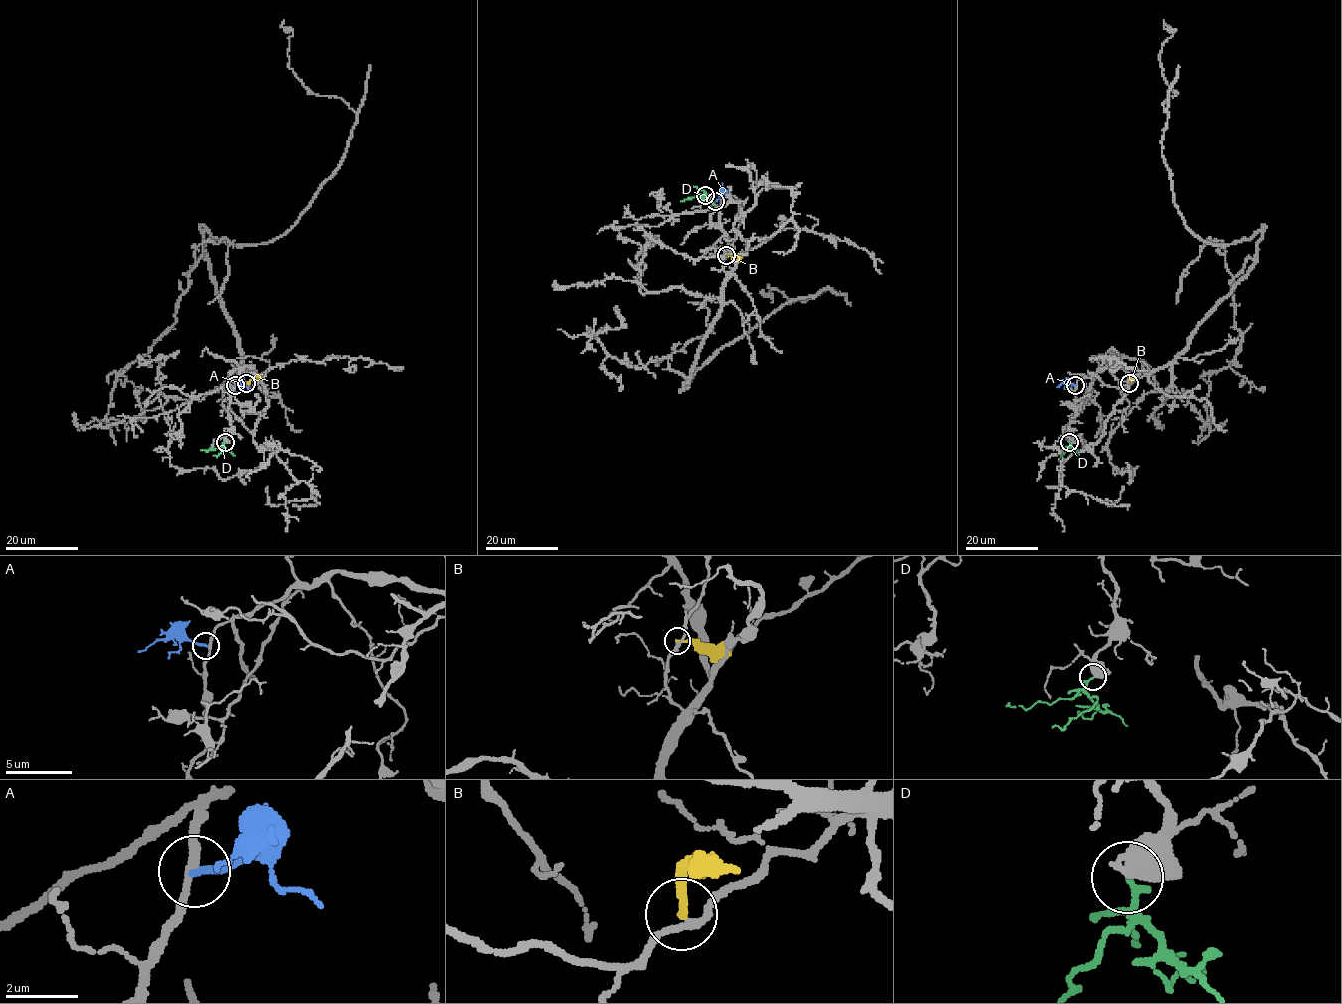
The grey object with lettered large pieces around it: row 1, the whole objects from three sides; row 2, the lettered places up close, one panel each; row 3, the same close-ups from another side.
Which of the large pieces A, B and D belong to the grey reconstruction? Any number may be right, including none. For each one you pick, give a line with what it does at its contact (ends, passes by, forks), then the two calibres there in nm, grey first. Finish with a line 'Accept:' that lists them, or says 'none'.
D: It ends there. Thickness 420 nm (grey) against 170 nm
Accept: D

